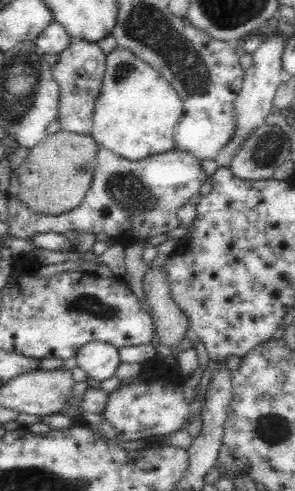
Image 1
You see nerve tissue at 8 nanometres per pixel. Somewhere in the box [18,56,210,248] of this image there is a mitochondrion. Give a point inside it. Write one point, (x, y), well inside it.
(128, 193)

